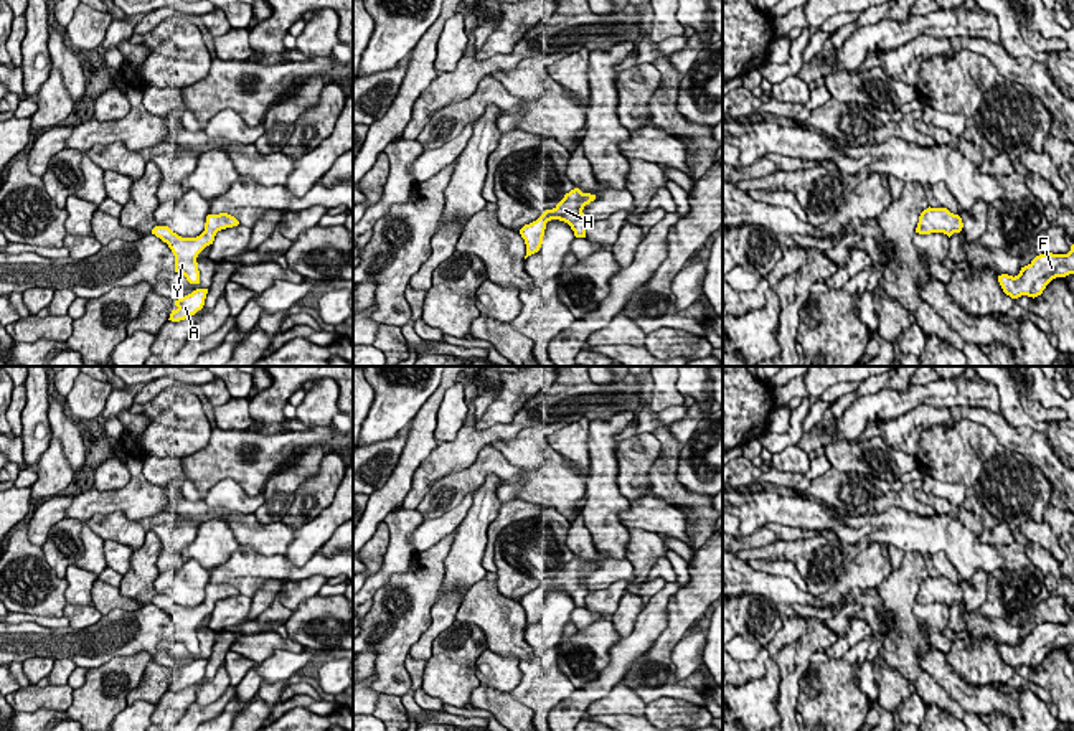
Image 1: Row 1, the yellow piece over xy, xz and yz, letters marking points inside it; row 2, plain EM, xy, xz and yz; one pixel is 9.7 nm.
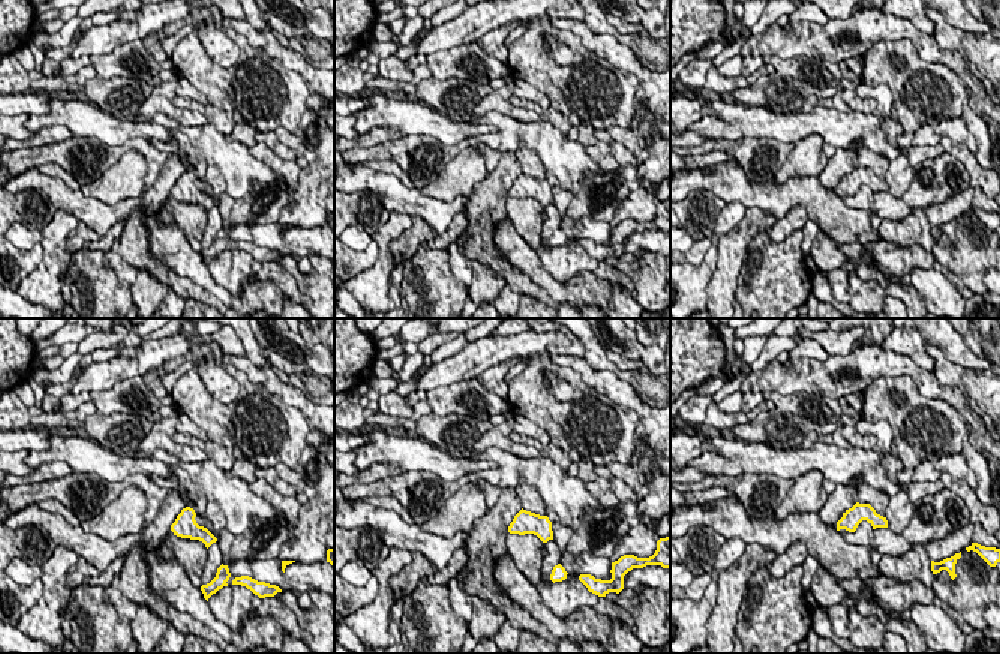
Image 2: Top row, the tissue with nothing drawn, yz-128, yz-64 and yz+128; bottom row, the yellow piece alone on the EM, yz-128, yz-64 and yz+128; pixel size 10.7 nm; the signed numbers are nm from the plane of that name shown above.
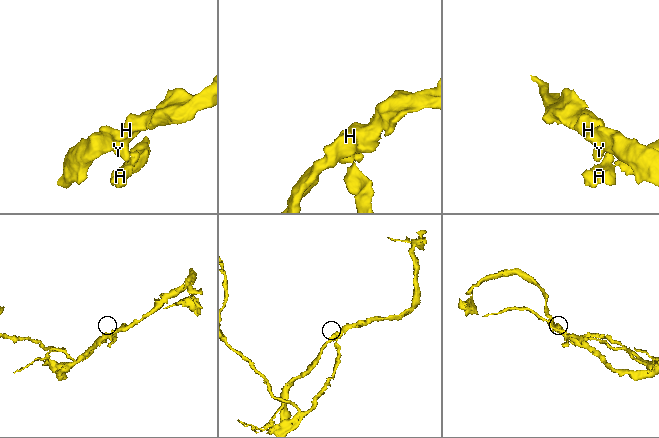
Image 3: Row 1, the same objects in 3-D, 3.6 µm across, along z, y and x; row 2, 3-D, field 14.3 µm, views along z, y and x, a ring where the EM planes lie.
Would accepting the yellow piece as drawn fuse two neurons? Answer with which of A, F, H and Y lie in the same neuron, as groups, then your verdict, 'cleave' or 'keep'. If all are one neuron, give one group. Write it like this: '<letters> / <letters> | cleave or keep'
A F H Y | keep

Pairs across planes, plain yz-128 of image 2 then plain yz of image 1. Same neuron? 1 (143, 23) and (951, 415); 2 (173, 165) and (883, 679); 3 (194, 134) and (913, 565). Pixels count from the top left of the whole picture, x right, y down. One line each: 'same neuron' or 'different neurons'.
1: different neurons
2: different neurons
3: different neurons

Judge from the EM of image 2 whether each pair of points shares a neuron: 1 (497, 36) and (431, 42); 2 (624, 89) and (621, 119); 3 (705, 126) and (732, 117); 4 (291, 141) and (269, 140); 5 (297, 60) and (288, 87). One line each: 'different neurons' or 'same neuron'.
1: different neurons
2: same neuron
3: same neuron
4: different neurons
5: different neurons

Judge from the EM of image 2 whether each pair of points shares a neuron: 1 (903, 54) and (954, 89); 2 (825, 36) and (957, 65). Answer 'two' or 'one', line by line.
1: one
2: one

